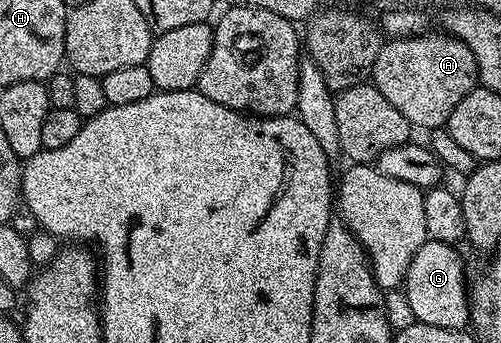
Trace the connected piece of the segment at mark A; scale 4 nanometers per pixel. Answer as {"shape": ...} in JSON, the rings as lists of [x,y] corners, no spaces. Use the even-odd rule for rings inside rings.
{"shape":[[[431,30],[426,34],[407,36],[403,39],[388,39],[377,54],[376,64],[370,75],[376,90],[385,94],[388,102],[397,106],[397,110],[401,110],[401,114],[405,114],[405,118],[416,129],[434,130],[444,127],[453,110],[457,110],[457,102],[461,102],[461,98],[465,98],[465,94],[472,92],[479,84],[477,58],[473,50],[469,50],[469,46],[465,46],[465,42],[456,36],[442,35],[438,36]]]}

